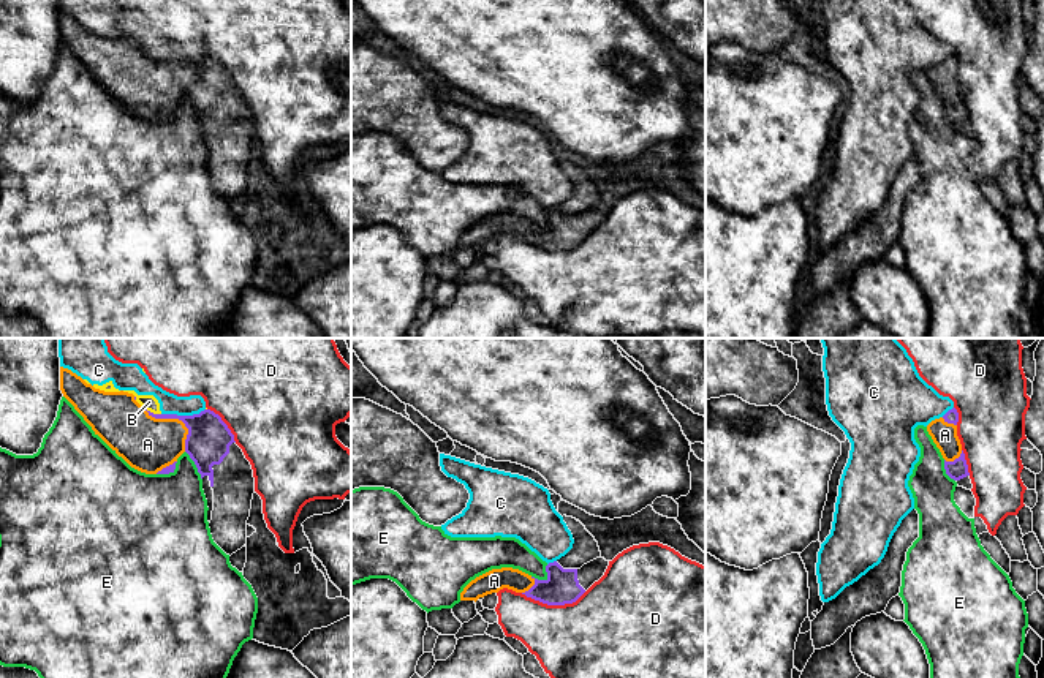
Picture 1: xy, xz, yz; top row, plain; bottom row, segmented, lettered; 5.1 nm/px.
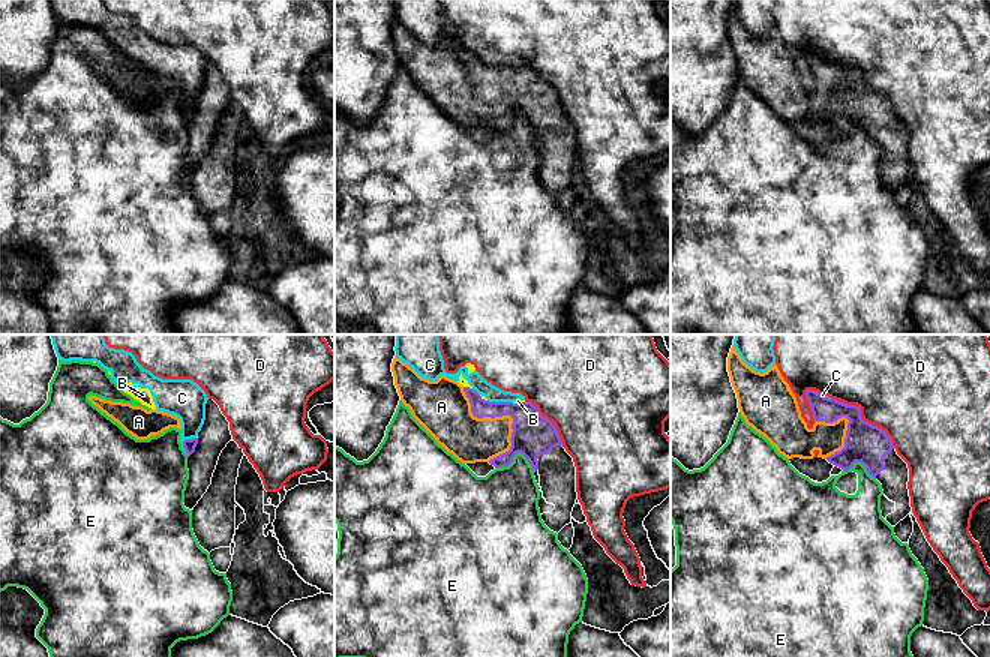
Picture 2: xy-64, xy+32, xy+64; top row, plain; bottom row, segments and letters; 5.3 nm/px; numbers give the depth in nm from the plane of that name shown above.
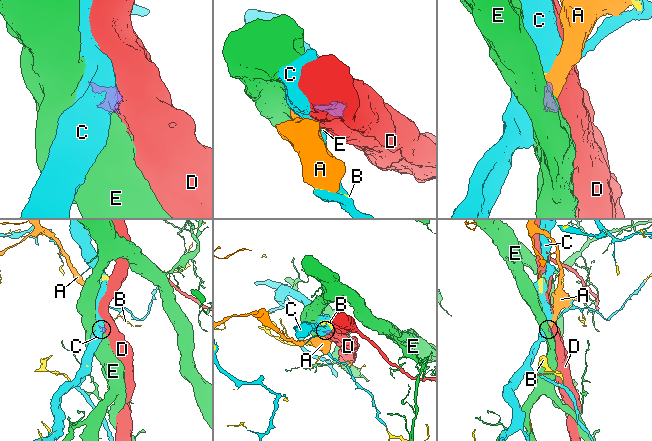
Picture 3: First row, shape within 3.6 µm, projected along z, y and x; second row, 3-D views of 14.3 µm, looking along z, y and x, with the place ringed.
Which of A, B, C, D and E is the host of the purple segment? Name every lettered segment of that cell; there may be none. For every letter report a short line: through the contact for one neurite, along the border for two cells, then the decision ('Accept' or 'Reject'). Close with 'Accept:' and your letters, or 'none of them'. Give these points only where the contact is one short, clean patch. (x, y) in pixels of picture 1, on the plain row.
A: Accept
B: Line: xy (144, 52), (160, 60). Reject
C: Reject
D: Reject
E: Line: xz (548, 210), (544, 225), (532, 223). Reject
Accept: A

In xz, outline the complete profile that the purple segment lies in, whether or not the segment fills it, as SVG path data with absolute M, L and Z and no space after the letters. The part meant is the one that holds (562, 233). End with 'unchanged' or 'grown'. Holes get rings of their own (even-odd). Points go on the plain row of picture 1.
M596 204L581 215L563 215L554 207L546 212L546 226L533 224L513 213L492 215L471 226L460 239L460 247L476 248L479 243L508 234L547 251L573 250L604 221L607 212L609 207L604 204Z; grown

